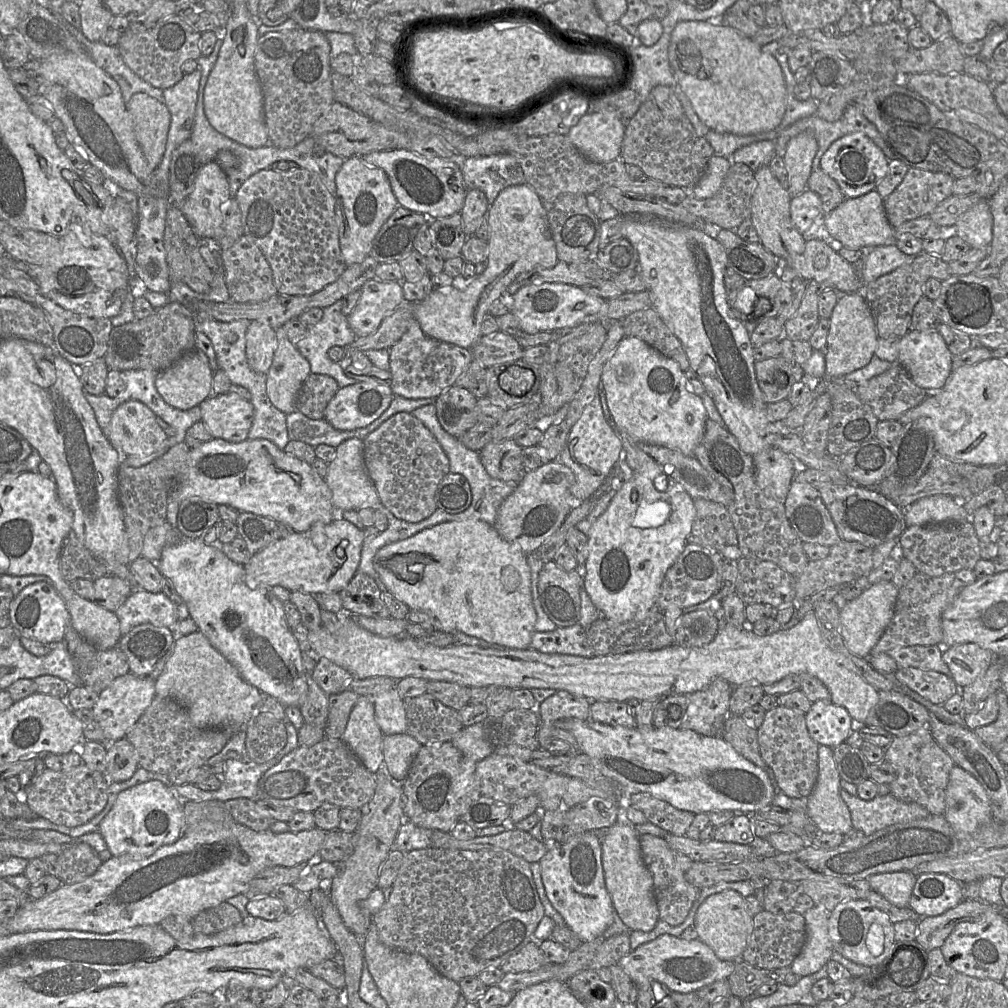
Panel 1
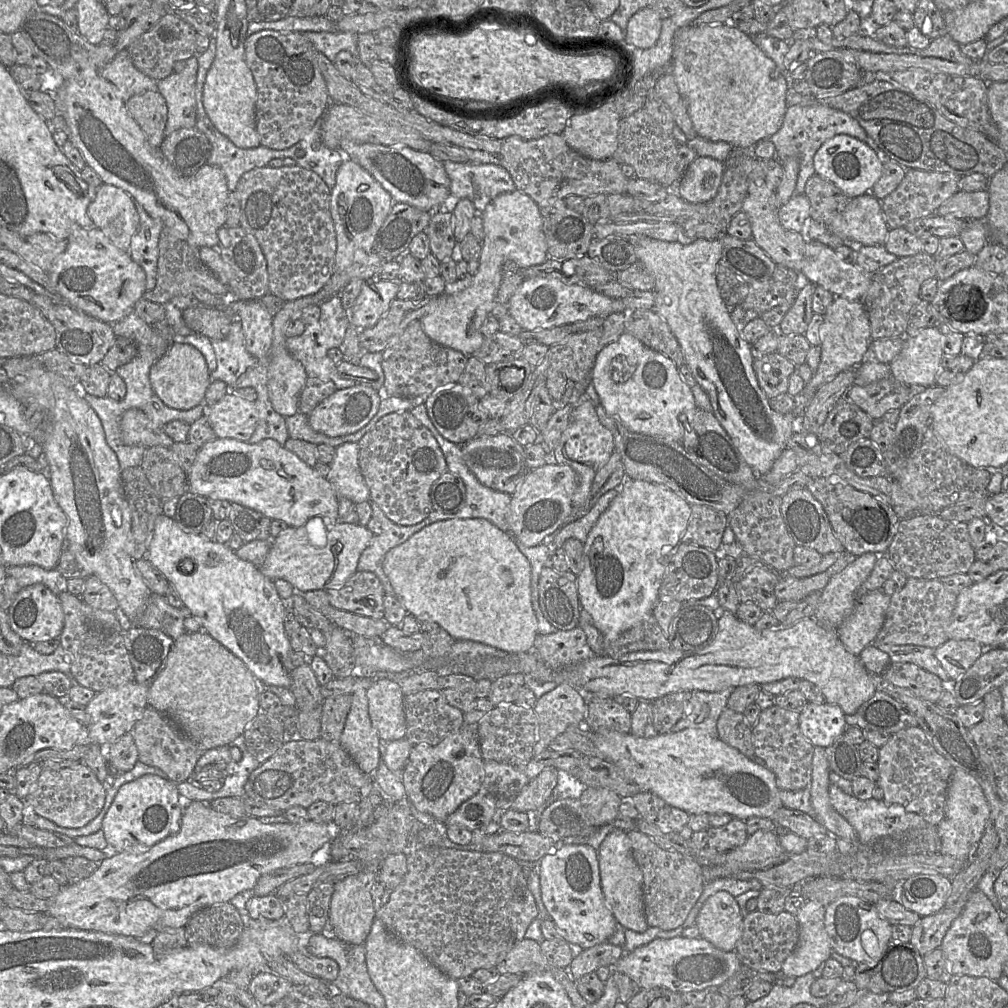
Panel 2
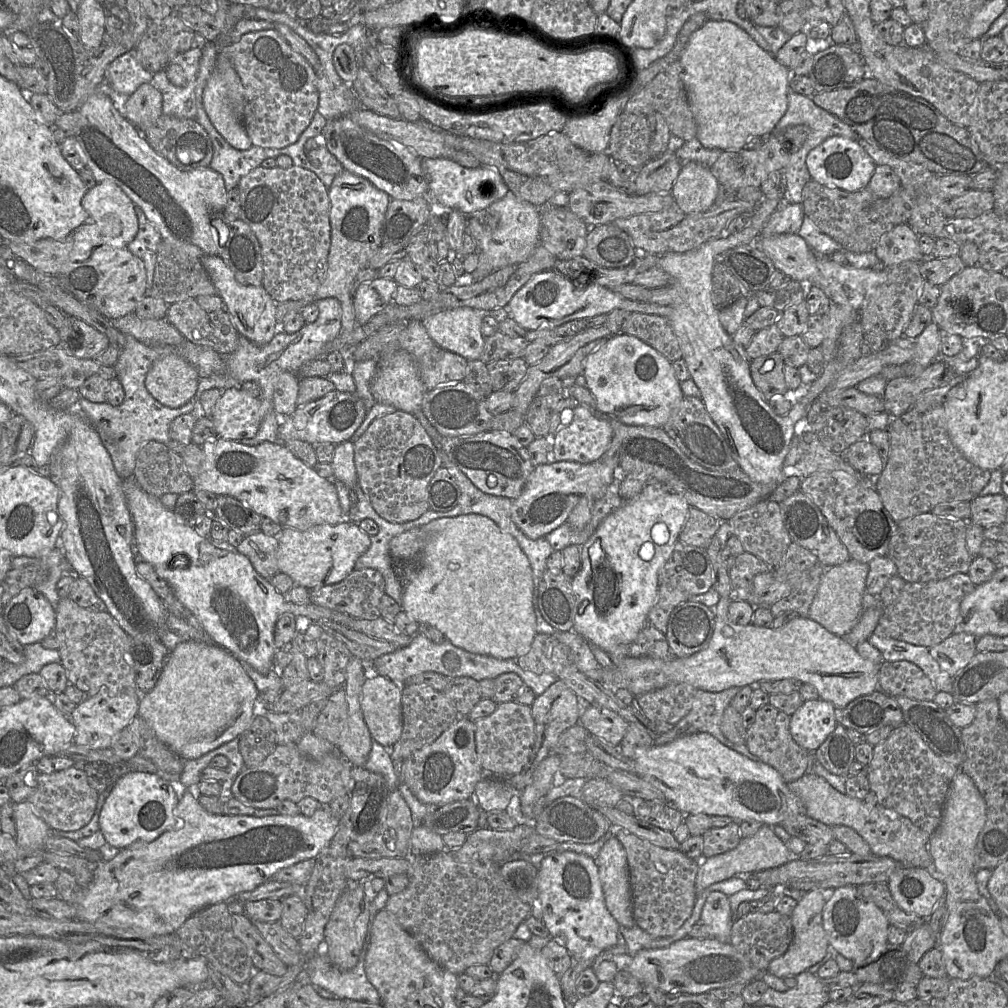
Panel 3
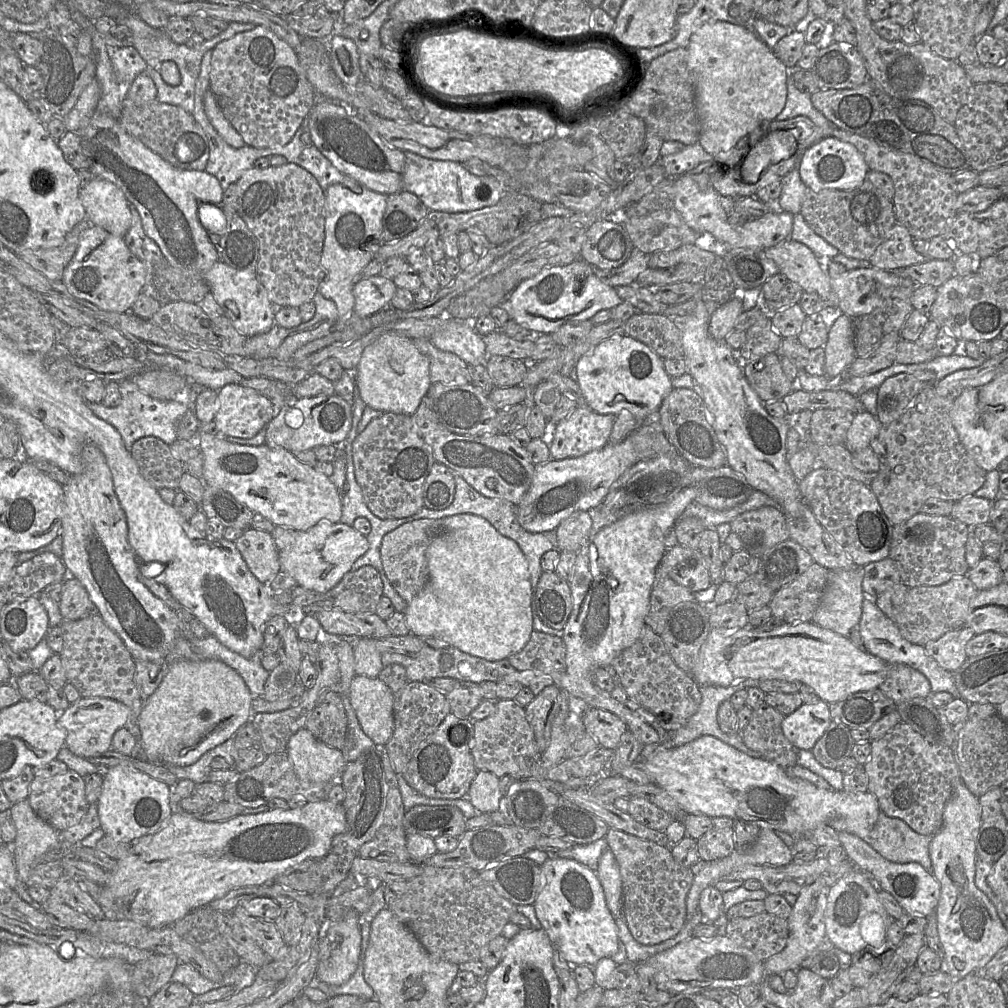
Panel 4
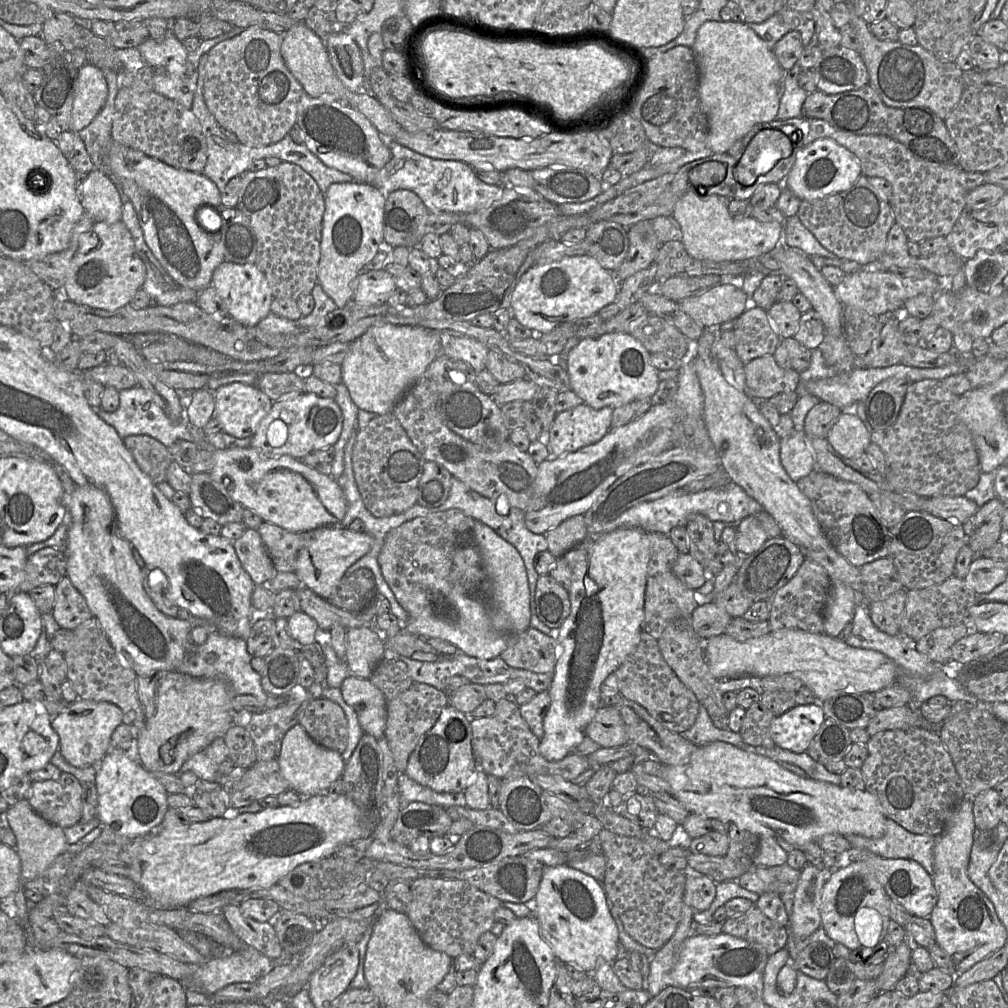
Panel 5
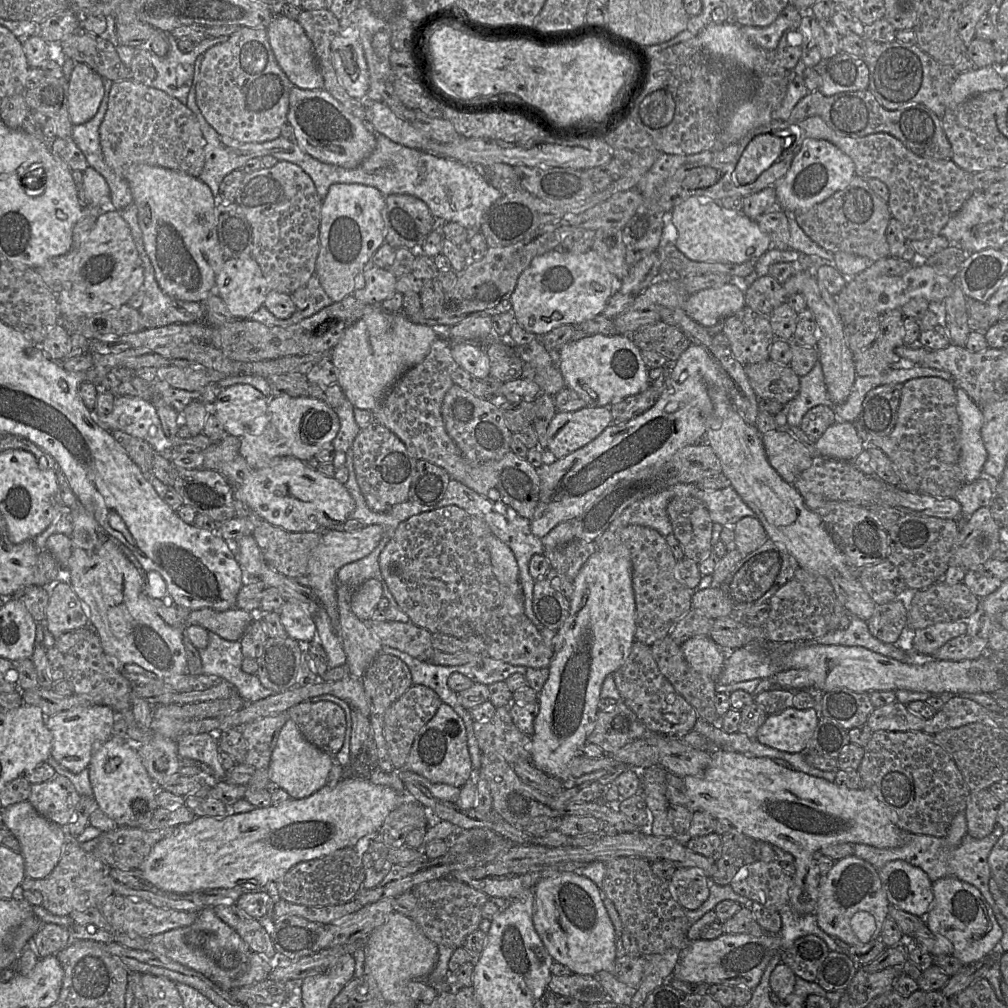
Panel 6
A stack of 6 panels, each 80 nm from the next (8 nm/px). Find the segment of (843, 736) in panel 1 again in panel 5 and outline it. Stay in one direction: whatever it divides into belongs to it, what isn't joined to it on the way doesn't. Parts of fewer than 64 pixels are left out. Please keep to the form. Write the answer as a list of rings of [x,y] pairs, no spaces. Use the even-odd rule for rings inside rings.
[[[796,705],[772,720],[771,738],[779,748],[806,752],[825,718],[821,705]]]

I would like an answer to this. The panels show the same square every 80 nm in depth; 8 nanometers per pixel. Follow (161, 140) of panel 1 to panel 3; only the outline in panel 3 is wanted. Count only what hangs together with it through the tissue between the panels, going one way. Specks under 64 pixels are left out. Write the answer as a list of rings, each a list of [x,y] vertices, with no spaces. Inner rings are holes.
[[[152,82],[144,83],[140,85],[133,94],[123,98],[120,105],[118,104],[118,108],[139,130],[146,130],[154,125],[163,114],[163,97],[161,92]]]

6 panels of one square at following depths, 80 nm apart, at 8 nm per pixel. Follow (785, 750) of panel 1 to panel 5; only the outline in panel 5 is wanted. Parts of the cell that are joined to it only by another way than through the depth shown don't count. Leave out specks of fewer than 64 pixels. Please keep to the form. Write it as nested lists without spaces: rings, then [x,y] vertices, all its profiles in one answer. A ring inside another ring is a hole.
[[[753,703],[747,710],[739,733],[745,743],[766,748],[776,747],[770,726],[776,716],[762,703]]]

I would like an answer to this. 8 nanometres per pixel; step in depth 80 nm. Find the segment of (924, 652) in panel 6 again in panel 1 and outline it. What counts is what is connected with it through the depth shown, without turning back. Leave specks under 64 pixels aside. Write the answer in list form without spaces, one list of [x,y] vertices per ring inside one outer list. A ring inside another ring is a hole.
[[[963,643],[944,648],[942,659],[957,686],[963,688],[982,676],[995,657],[976,643]]]

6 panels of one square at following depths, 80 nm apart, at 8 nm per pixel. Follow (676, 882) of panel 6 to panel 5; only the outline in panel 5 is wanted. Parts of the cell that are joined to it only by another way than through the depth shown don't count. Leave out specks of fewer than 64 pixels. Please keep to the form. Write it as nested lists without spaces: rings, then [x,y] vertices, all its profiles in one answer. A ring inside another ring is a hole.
[[[688,872],[683,902],[695,912],[709,909],[716,896],[716,883],[701,873]]]

